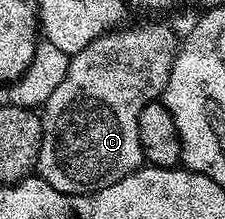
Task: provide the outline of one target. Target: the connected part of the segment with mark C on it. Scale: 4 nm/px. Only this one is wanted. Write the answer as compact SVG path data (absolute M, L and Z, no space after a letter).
M138 25L135 29L126 28L127 27L119 27L112 29L109 33L105 33L100 39L88 43L88 47L84 47L84 51L73 54L73 56L70 57L70 66L64 75L64 79L60 83L60 87L56 87L56 91L52 91L52 95L46 100L46 104L41 106L42 138L40 139L40 151L38 152L36 173L37 176L45 179L52 187L56 187L56 191L60 191L61 193L95 193L104 187L112 187L112 183L124 179L124 175L135 173L137 169L142 168L144 164L138 127L140 123L140 111L144 111L144 107L150 101L159 100L162 92L166 90L168 75L172 71L172 63L174 62L175 55L178 54L180 41L177 36L174 38L173 31L166 25Z

